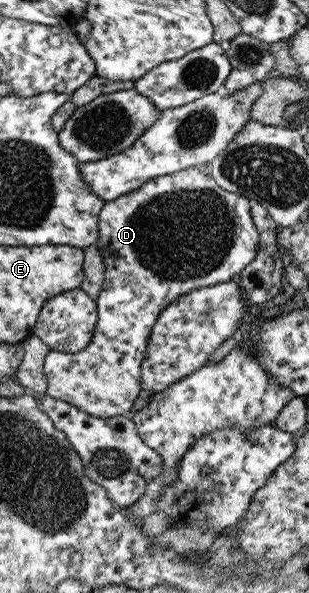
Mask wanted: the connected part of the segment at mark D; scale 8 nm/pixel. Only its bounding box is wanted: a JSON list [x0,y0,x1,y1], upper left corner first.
[43,167,260,418]

